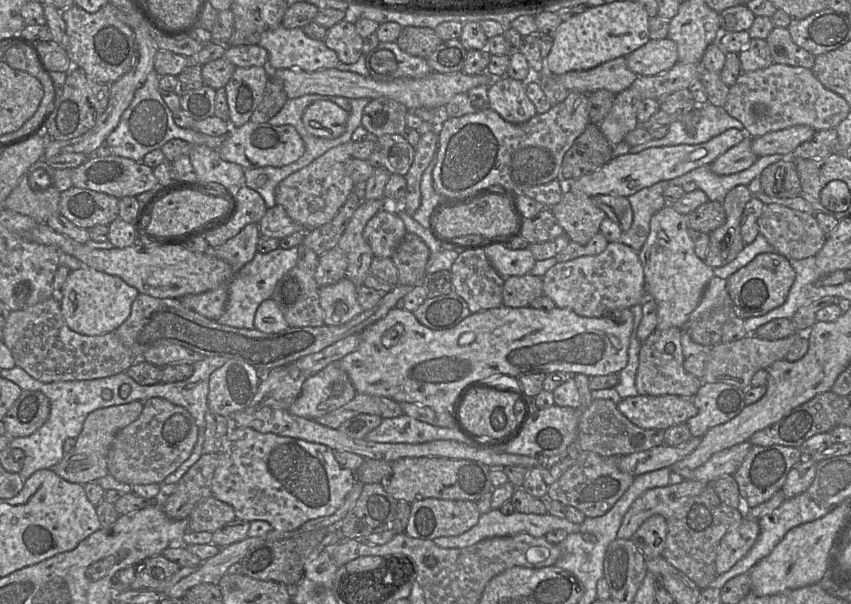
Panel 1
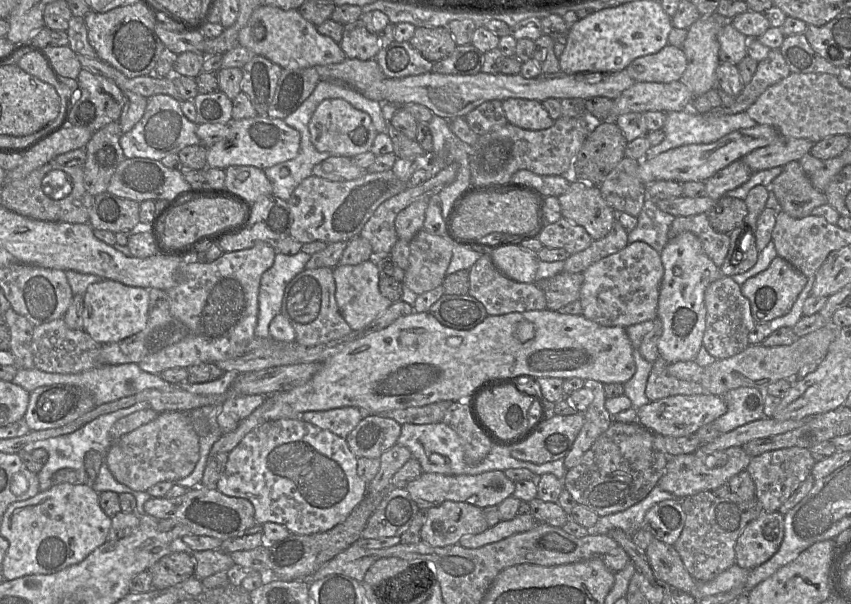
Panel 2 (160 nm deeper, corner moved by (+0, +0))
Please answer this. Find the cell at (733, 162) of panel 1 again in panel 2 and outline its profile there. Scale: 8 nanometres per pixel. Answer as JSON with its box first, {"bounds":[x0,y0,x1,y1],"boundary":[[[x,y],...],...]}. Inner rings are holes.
{"bounds":[704,159,752,201],"boundary":[[[742,159],[736,160],[704,182],[706,194],[716,201],[723,197],[727,191],[738,188],[747,182],[752,173],[752,170]]]}

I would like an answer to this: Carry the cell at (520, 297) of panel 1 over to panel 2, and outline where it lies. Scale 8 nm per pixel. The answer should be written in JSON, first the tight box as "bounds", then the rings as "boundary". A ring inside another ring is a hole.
{"bounds":[538,271,582,311],"boundary":[[[562,271],[551,278],[542,280],[538,286],[544,292],[547,309],[558,311],[579,299],[582,283],[582,273],[573,274]]]}

